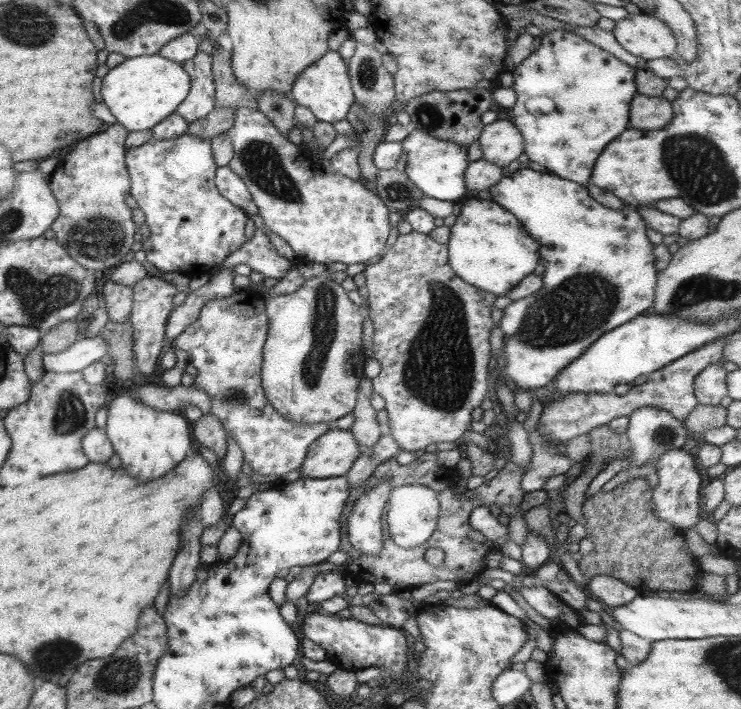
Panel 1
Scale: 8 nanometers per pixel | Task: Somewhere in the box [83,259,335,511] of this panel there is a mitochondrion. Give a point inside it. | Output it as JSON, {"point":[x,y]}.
{"point":[235,397]}

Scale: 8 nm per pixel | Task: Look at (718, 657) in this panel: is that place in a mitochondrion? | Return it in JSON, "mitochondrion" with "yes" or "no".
{"mitochondrion":"yes"}

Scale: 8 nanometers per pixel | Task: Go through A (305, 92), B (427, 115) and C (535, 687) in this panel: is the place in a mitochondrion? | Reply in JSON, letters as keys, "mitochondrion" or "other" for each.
{"A":"other","B":"mitochondrion","C":"other"}

